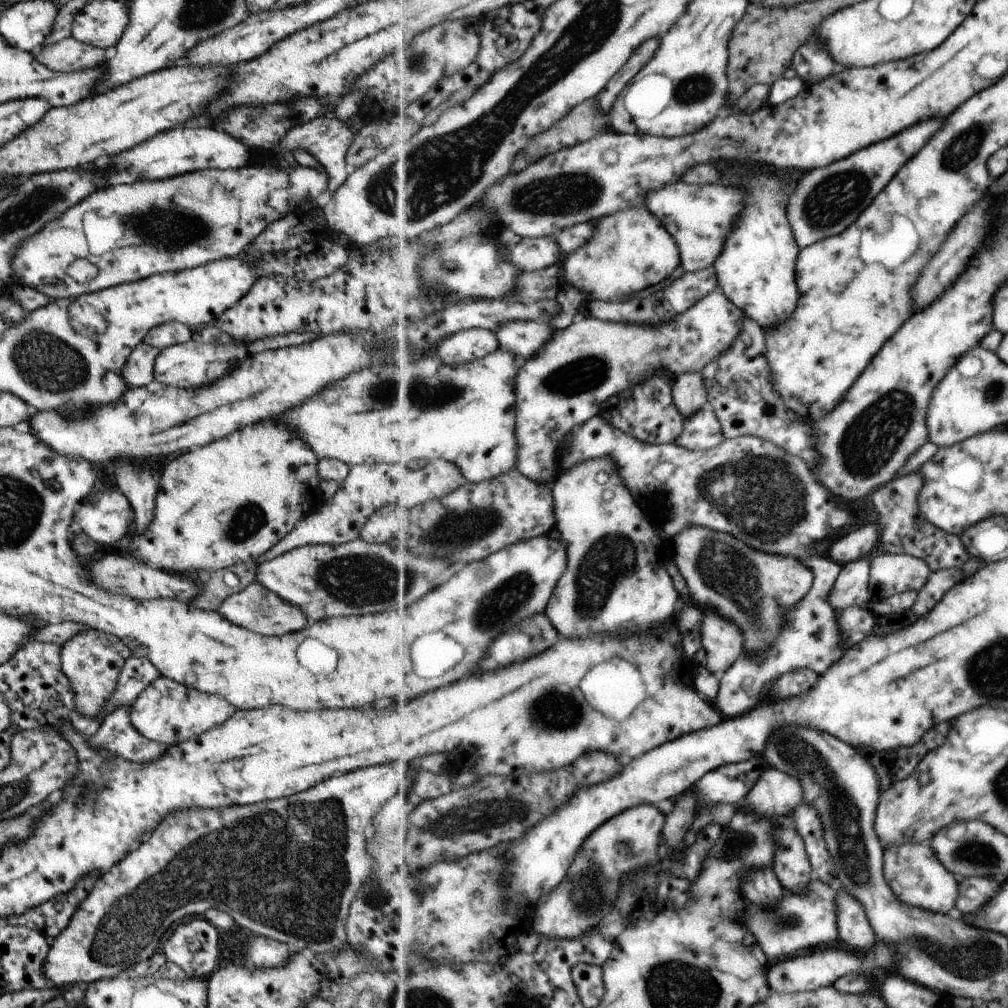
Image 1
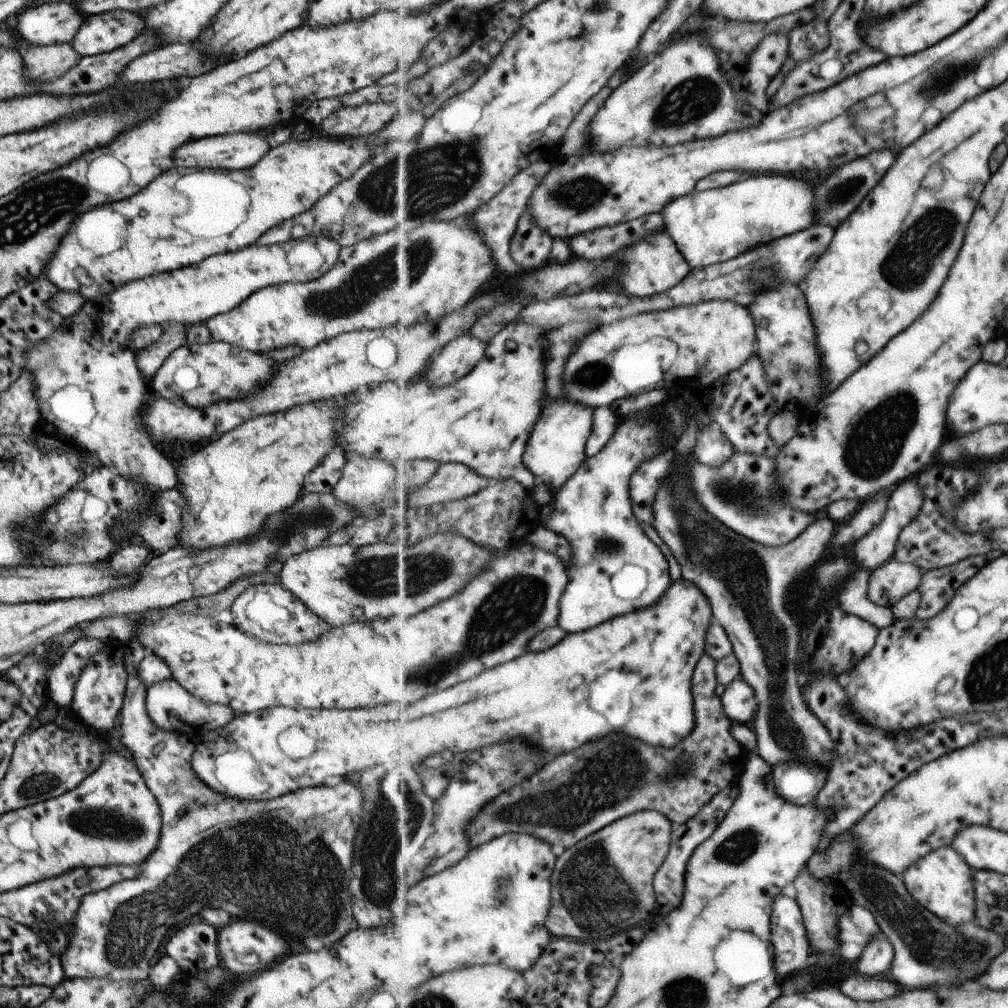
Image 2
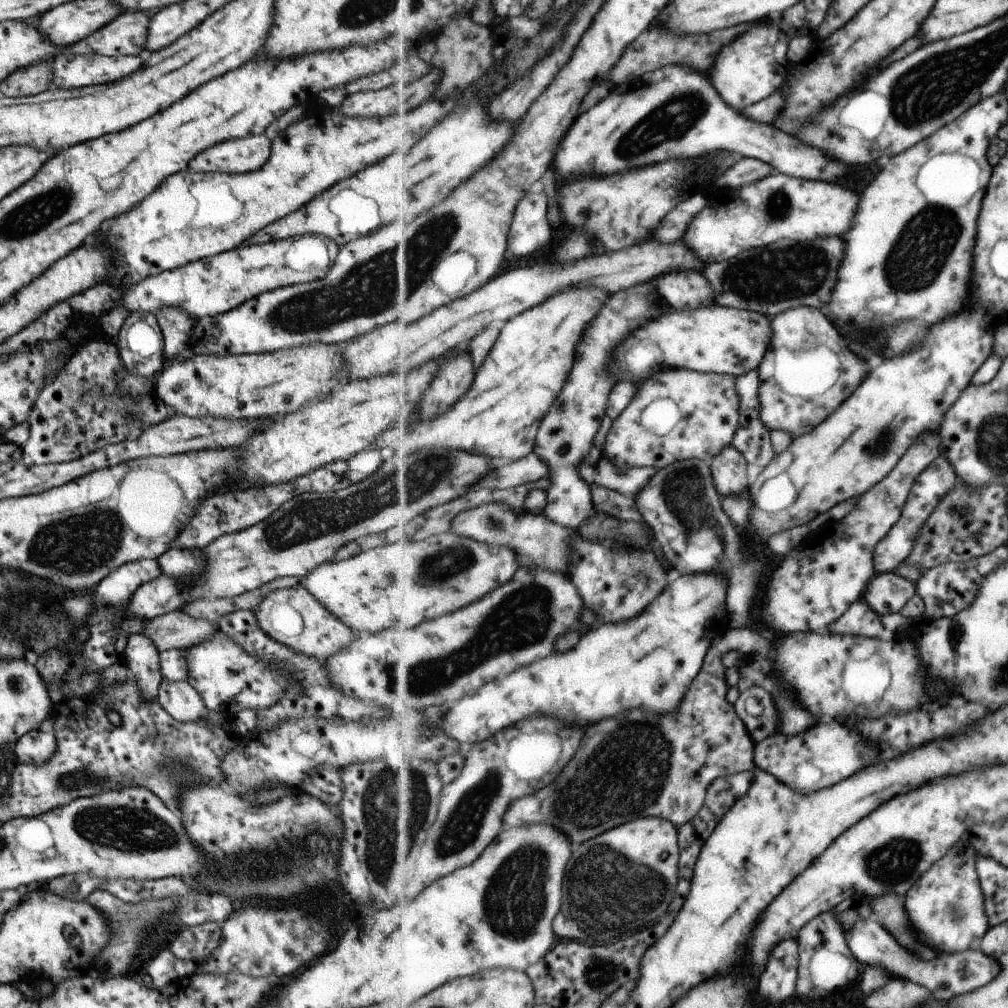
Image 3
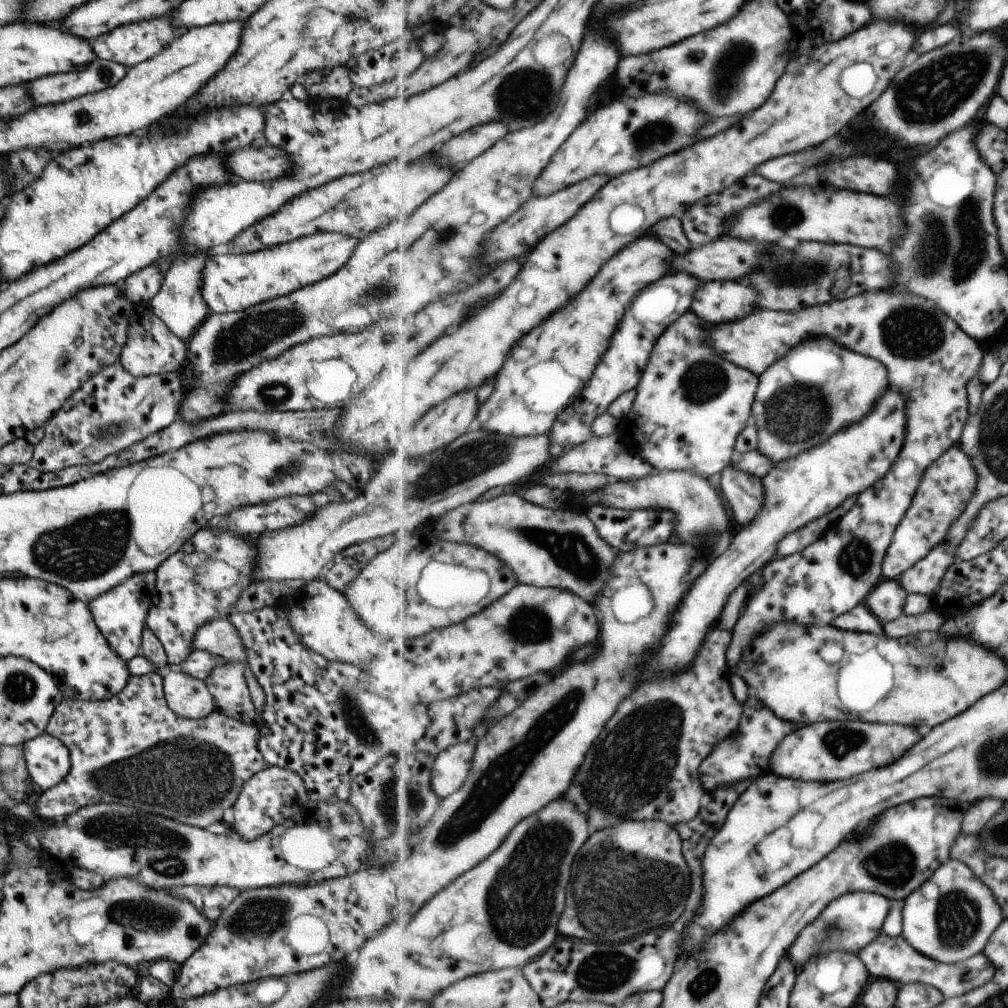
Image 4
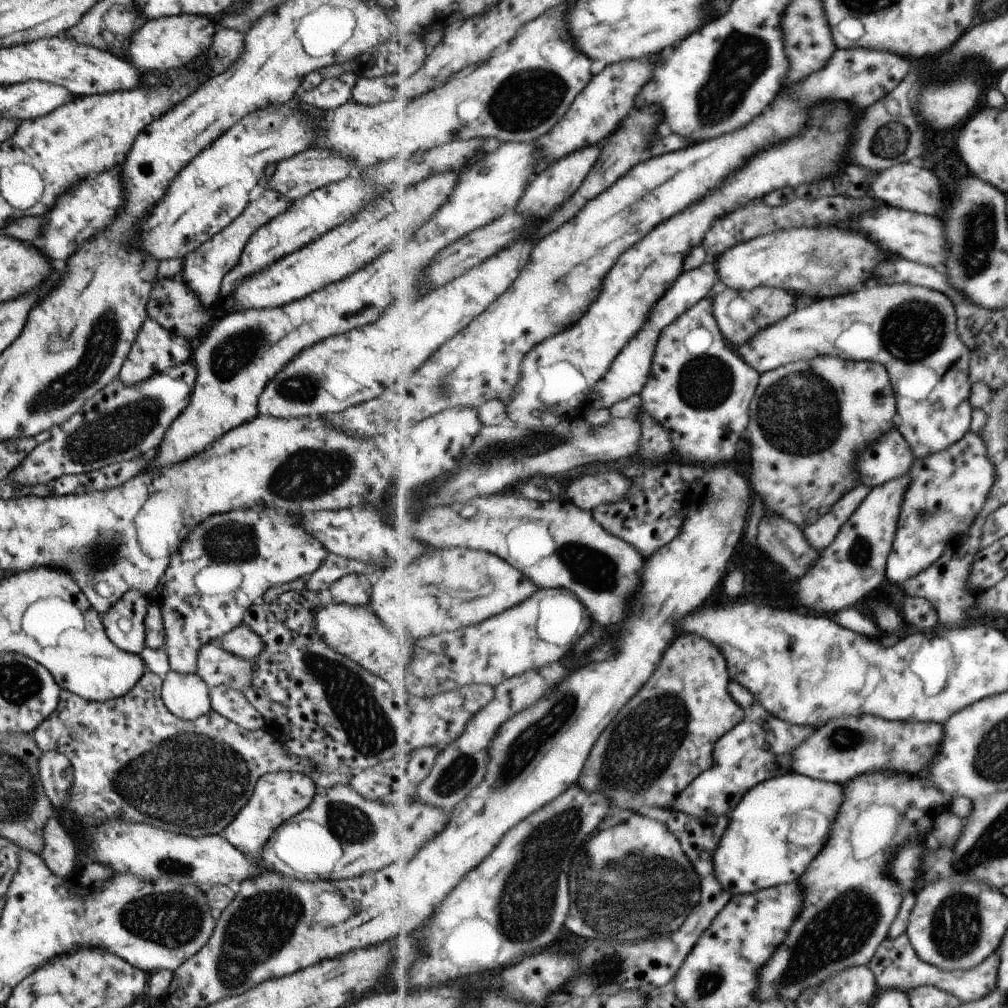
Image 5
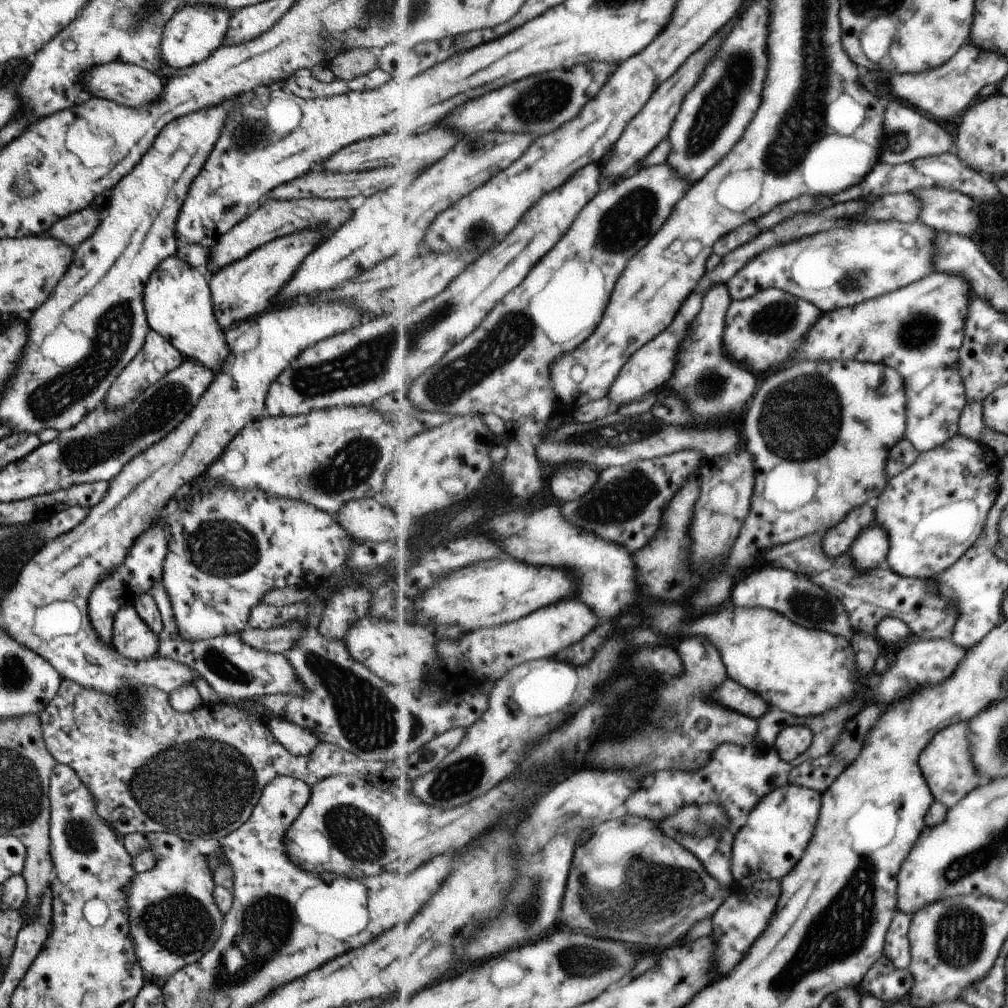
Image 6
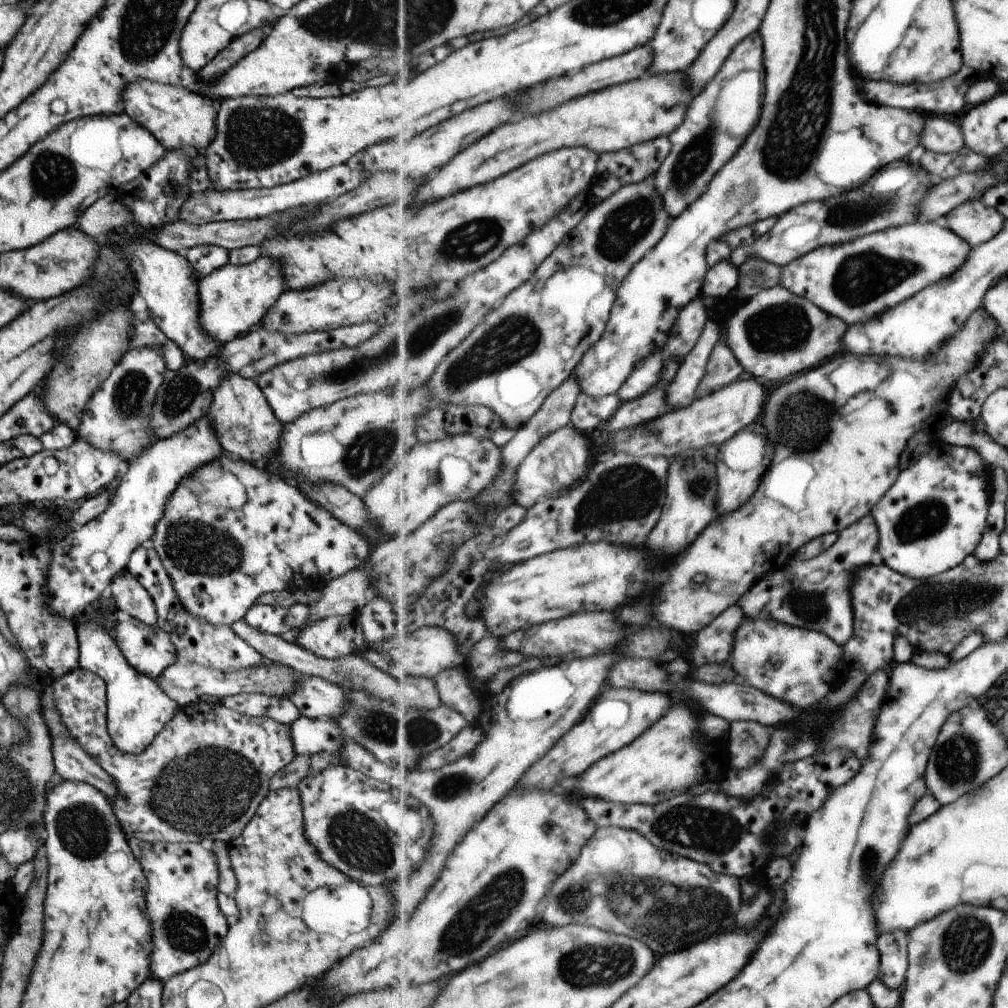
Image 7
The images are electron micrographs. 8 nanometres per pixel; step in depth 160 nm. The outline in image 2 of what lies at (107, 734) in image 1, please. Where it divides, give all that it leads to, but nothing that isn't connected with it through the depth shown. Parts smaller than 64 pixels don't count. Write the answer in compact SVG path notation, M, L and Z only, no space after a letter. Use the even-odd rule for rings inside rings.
M131 639L124 644L122 655L128 678L124 686L124 697L118 718L120 724L118 731L120 732L120 741L123 748L125 748L125 752L131 751L131 762L136 766L150 793L158 802L162 818L158 847L147 857L147 860L142 865L137 865L140 868L140 872L135 879L122 880L120 883L112 884L106 889L81 897L78 909L71 922L72 932L69 933L70 938L68 939L66 949L58 958L64 972L64 978L108 978L109 980L116 981L140 981L146 983L149 964L153 964L153 960L157 960L157 952L161 952L161 944L165 944L165 936L169 936L169 928L181 929L181 922L189 920L189 918L195 919L202 908L223 908L225 912L230 914L231 918L248 921L257 920L258 923L266 924L267 927L275 928L279 932L291 934L291 936L295 936L295 938L299 938L303 942L303 946L305 946L303 950L316 951L321 950L321 948L333 946L333 944L343 938L343 935L349 929L355 926L354 918L352 917L352 898L348 891L348 882L353 876L350 867L352 861L352 844L357 826L359 826L362 811L360 790L352 782L341 780L335 786L326 787L321 784L314 787L303 787L302 789L285 793L274 799L265 799L263 802L239 802L239 804L245 804L243 810L239 810L237 808L237 799L233 800L231 797L226 797L211 790L198 779L195 771L190 766L190 759L192 758L195 746L191 741L173 731L154 727L154 724L150 722L145 708L146 686L137 674L138 664L143 660L143 648L138 643L138 640Z

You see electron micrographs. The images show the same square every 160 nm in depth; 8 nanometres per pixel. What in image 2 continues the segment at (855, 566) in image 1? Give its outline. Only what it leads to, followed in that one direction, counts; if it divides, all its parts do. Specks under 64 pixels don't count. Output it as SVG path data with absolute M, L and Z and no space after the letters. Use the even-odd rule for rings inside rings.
M863 568L856 570L843 584L835 603L847 612L859 615L880 629L884 629L897 622L897 618L891 609L879 606L869 598L870 573Z

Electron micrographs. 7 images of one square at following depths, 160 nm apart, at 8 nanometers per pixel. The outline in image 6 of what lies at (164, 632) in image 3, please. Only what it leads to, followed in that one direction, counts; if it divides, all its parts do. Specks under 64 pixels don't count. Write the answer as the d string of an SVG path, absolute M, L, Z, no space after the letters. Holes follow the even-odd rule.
M291 621L272 629L249 629L239 632L244 643L255 650L284 655L300 639L302 622Z

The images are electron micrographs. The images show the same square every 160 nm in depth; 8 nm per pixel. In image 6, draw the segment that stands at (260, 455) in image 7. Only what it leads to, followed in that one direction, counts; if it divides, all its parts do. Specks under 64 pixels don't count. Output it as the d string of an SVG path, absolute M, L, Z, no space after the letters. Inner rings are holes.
M173 254L169 258L165 258L161 262L161 266L157 266L151 272L151 276L149 276L149 280L147 280L145 288L143 288L143 304L145 304L145 316L147 316L149 328L158 332L166 341L169 341L184 358L193 359L212 371L219 371L222 368L225 356L228 354L228 348L224 331L217 324L210 307L210 292L204 274L199 274L197 270L189 268L187 264L183 264Z

